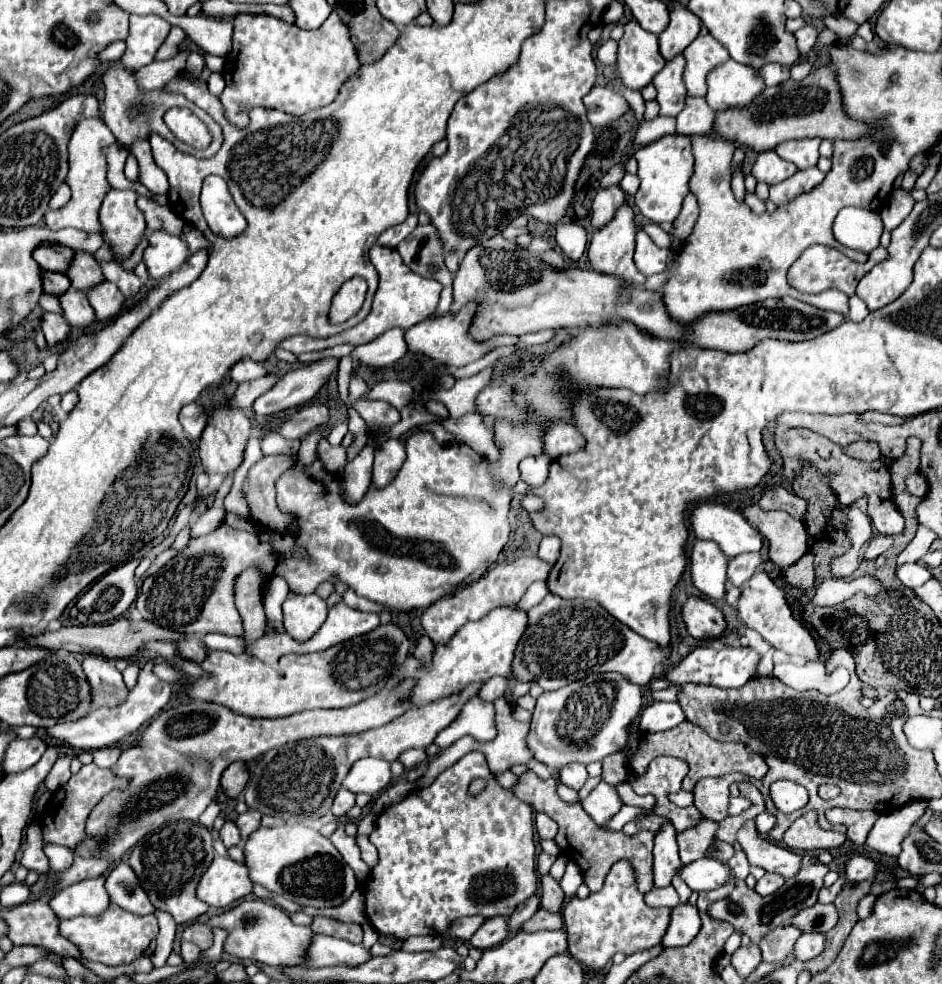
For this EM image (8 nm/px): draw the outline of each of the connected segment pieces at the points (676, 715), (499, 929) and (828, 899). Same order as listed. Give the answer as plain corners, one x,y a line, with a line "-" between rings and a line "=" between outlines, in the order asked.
654,701
648,705
642,715
640,715
640,729
644,733
658,733
658,731
668,731
684,721
684,713
678,703
664,703
664,701
=
490,917
482,923
482,927
472,935
470,945
484,951
496,947
500,941
510,937
508,929
508,917
=
840,875
840,879
838,879
832,887
822,887
818,901
820,901
820,903
834,903
834,899
838,897
838,893
842,891
842,885
846,885
846,881
848,881
848,879
846,879
844,875

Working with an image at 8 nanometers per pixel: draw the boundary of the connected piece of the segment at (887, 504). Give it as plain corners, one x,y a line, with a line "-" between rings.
778,429
776,433
776,449
780,451
782,455
782,475
784,477
792,477
794,473
800,471
800,459
798,457
804,457
804,459
810,459
822,473
834,473
836,477
832,477
830,481
830,487
838,493
838,500
842,504
843,509
847,509
850,503
854,503
856,499
860,497
868,497
867,513
870,519
874,521
874,527
884,533
884,535
898,535
904,528
904,518
896,505
894,505
894,497
892,497
892,485
890,485
890,473
888,473
888,467
886,463
882,461
876,461
874,463
866,463
866,461
858,461
858,459
850,459
840,445
834,445
832,441
828,441
826,437
820,437
816,435
814,431
810,429

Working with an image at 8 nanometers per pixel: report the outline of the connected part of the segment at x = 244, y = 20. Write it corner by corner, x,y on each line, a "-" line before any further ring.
334,11
314,31
302,31
298,25
272,15
238,15
234,19
234,45
222,69
226,89
218,99
224,105
226,119
243,129
249,124
248,112
252,105
304,115
332,103
338,89
360,67
362,61
358,61
350,29

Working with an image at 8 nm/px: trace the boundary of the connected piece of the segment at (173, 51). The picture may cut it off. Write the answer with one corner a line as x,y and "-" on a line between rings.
172,27
170,35
168,35
166,41
162,43
162,47
158,49
156,59
162,61
162,59
172,59
172,57
176,57
176,55
182,51
182,47
184,47
184,39
186,39
184,31
178,29
178,27

